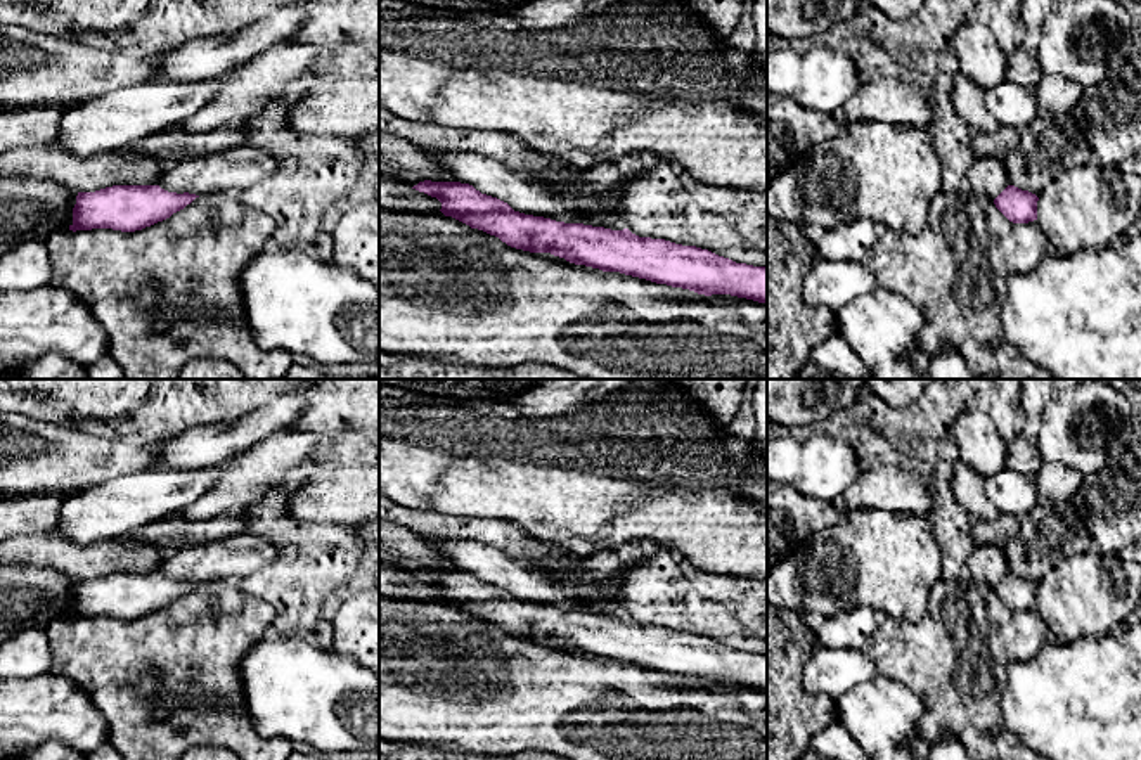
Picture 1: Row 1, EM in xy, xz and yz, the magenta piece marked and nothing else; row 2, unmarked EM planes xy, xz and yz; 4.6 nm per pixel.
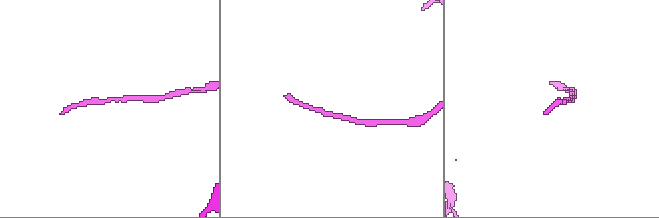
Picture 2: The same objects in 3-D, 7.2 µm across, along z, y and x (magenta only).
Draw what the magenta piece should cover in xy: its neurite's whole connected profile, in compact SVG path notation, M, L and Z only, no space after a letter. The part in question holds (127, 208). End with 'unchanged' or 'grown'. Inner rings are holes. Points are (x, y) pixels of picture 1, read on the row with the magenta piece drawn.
M246 144L204 156L163 161L154 185L113 185L95 192L78 192L69 230L142 230L170 218L203 194L237 194L275 170L275 154Z; grown

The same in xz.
M429 151L452 177L450 182L424 180L412 189L436 197L442 213L471 229L499 237L511 248L530 253L551 253L575 265L620 272L656 284L682 287L698 294L731 294L767 303L767 268L736 263L708 249L682 246L665 239L639 237L629 229L592 227L590 216L577 208L575 196L561 196L502 163L476 152Z; grown

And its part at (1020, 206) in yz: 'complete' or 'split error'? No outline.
split error

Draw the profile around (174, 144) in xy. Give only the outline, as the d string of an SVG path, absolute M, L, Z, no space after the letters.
M241 126L213 128L189 133L180 128L159 132L128 147L132 152L152 156L161 161L184 159L218 152L242 144Z

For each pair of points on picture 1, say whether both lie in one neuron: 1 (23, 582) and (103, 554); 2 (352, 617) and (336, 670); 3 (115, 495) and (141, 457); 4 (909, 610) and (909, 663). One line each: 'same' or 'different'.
1: different
2: different
3: different
4: different

